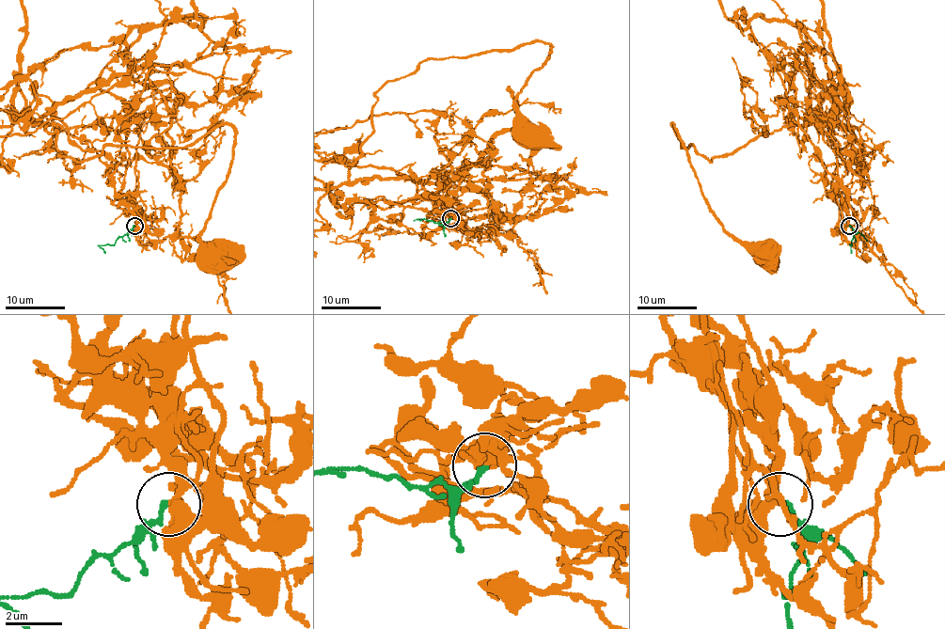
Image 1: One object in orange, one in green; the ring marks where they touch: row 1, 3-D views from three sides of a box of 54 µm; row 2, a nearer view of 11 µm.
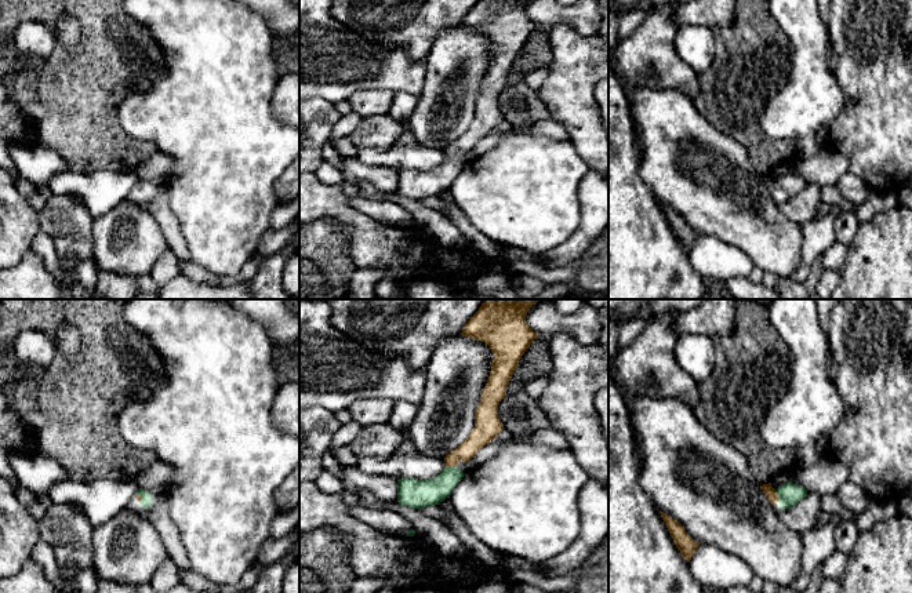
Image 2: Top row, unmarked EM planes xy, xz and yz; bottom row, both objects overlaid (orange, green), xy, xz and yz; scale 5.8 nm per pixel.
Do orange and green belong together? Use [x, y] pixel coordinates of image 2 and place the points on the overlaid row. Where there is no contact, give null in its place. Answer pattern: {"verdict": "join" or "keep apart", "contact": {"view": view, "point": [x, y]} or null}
{"verdict": "join", "contact": {"view": "xz", "point": [450, 466]}}

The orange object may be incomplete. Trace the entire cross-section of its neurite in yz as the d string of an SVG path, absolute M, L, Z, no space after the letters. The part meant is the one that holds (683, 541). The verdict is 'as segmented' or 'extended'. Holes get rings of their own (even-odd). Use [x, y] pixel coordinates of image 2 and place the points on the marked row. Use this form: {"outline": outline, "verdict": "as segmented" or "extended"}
{"outline": "M660 510L660 514L676 545L680 550L682 557L688 563L695 553L697 546L700 545L698 541L694 541L684 530L684 527L666 513Z", "verdict": "as segmented"}

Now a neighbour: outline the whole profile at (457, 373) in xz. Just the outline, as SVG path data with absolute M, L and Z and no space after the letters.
M462 334L439 342L425 367L422 400L406 430L418 454L444 459L469 437L493 360L486 342Z

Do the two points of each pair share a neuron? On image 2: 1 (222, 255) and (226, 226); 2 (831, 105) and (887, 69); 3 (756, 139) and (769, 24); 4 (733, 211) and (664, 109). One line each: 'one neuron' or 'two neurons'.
1: one neuron
2: two neurons
3: one neuron
4: one neuron

